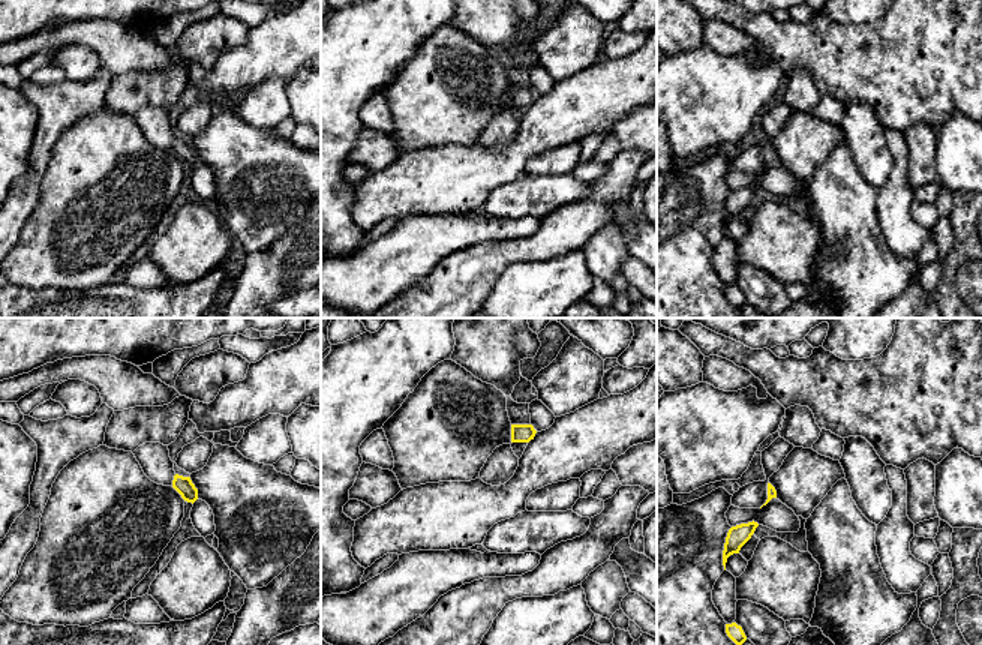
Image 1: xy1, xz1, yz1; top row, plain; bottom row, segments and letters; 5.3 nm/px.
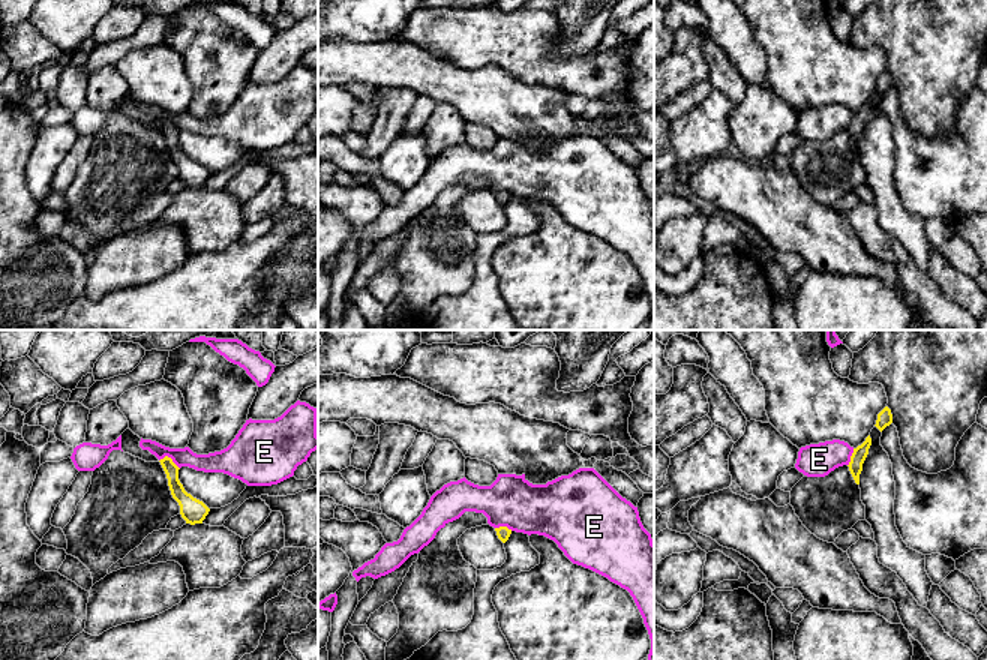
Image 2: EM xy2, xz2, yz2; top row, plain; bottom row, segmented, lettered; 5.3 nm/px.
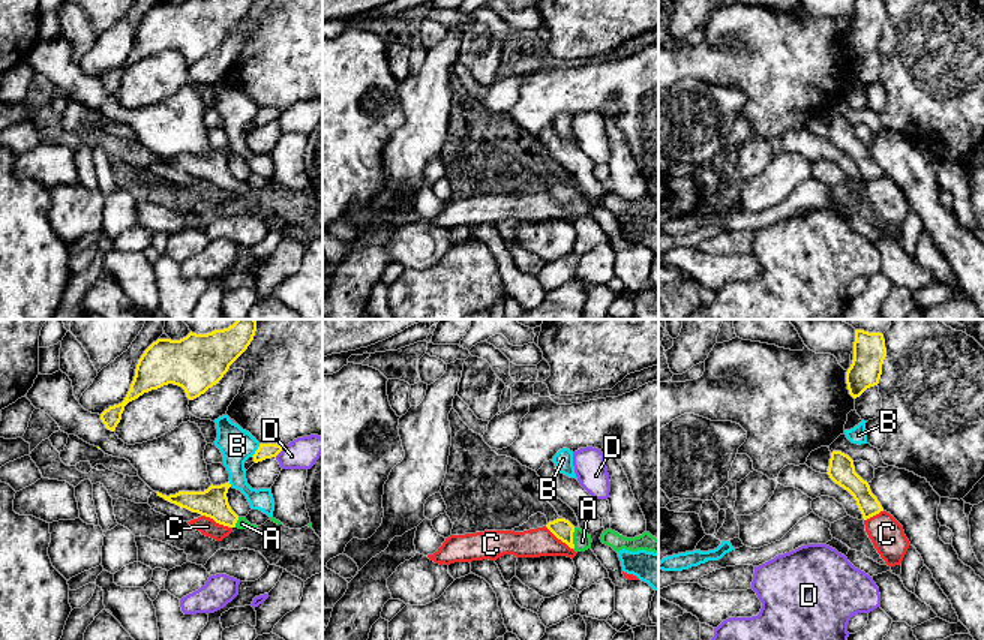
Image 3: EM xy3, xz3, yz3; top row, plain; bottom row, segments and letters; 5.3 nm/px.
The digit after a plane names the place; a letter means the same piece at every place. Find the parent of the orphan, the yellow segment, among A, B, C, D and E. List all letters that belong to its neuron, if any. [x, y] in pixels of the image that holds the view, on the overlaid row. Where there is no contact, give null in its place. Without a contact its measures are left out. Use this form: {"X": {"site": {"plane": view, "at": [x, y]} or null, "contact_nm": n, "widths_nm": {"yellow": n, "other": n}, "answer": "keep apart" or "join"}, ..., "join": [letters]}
{"A": {"site": {"plane": "xz3", "at": [572, 538]}, "contact_nm": 120, "widths_nm": {"yellow": 110, "other": 100}, "answer": "join"}, "B": {"site": {"plane": "xy3", "at": [257, 450]}, "contact_nm": 90, "widths_nm": {"yellow": 80, "other": 180}, "answer": "keep apart"}, "C": {"site": {"plane": "xy3", "at": [216, 522]}, "contact_nm": 180, "widths_nm": {"yellow": 160, "other": 100}, "answer": "keep apart"}, "D": {"site": {"plane": "xy3", "at": [279, 451]}, "contact_nm": 80, "widths_nm": {"yellow": 80, "other": 170}, "answer": "keep apart"}, "E": {"site": {"plane": "xy2", "at": [170, 458]}, "contact_nm": 120, "widths_nm": {"yellow": 90, "other": 110}, "answer": "keep apart"}, "join": ["A"]}

